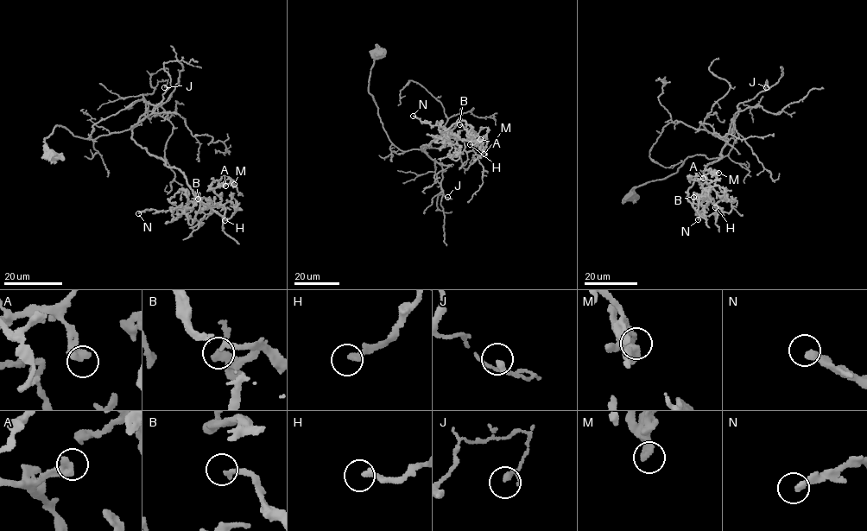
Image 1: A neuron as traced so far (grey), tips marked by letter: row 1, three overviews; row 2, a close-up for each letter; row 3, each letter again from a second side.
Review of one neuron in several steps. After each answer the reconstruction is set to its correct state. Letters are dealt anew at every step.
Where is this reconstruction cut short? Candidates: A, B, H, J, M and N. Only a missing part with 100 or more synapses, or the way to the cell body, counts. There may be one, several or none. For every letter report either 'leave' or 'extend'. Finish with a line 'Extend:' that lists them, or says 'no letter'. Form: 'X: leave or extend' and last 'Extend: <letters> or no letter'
A: leave
B: leave
H: leave
J: leave
M: leave
N: leave
Extend: no letter

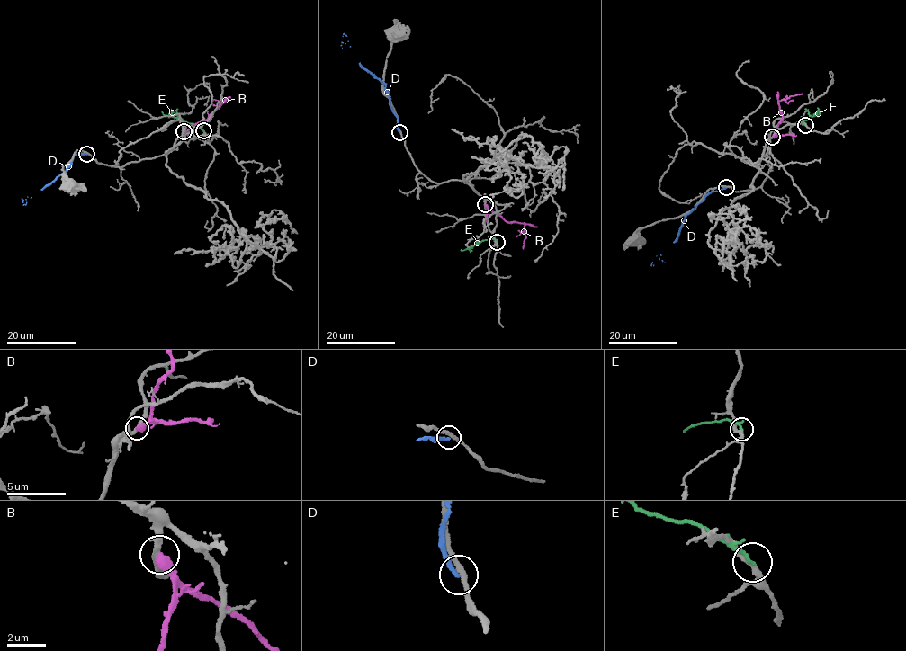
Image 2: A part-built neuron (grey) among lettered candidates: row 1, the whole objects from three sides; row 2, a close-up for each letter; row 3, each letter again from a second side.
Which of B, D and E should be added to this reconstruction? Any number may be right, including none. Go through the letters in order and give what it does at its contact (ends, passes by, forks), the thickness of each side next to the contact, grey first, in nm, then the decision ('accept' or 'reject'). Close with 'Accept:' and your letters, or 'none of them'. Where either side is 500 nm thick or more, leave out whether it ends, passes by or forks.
B: calibres 280 and 500 nm; reject
D: it ends; calibres 280 and 240 nm; reject
E: it ends; calibres 240 and 190 nm; reject
Accept: none of them

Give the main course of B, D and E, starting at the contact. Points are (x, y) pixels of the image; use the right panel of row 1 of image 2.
B: (772, 137), (782, 120), (780, 102), (802, 93)
D: (726, 187), (712, 191), (690, 211), (676, 239), (656, 255), (651, 263), (654, 265)
E: (805, 125), (802, 122), (810, 116), (820, 115), (820, 111)

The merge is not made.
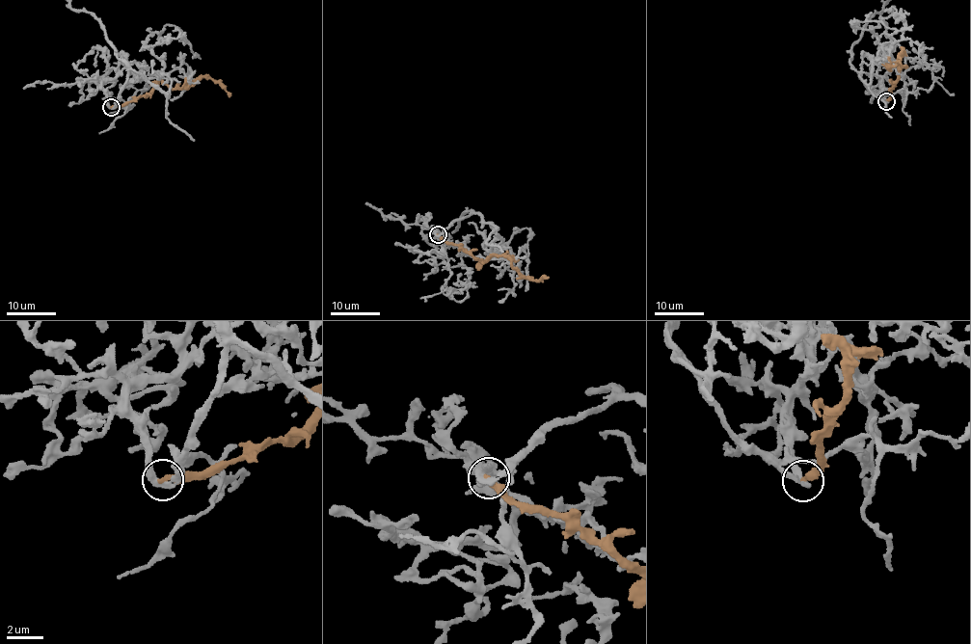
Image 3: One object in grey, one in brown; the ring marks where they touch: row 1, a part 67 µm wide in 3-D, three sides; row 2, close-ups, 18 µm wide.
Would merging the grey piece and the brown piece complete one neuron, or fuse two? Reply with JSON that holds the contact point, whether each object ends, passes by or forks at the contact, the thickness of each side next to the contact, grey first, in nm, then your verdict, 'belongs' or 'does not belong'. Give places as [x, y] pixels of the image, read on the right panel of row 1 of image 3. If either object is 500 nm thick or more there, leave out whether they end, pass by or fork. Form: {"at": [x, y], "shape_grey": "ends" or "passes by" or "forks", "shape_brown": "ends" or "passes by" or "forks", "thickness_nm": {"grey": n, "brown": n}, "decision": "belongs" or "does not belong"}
{"at": [886, 101], "shape_grey": "passes by", "shape_brown": "ends", "thickness_nm": {"grey": 300, "brown": 360}, "decision": "does not belong"}

